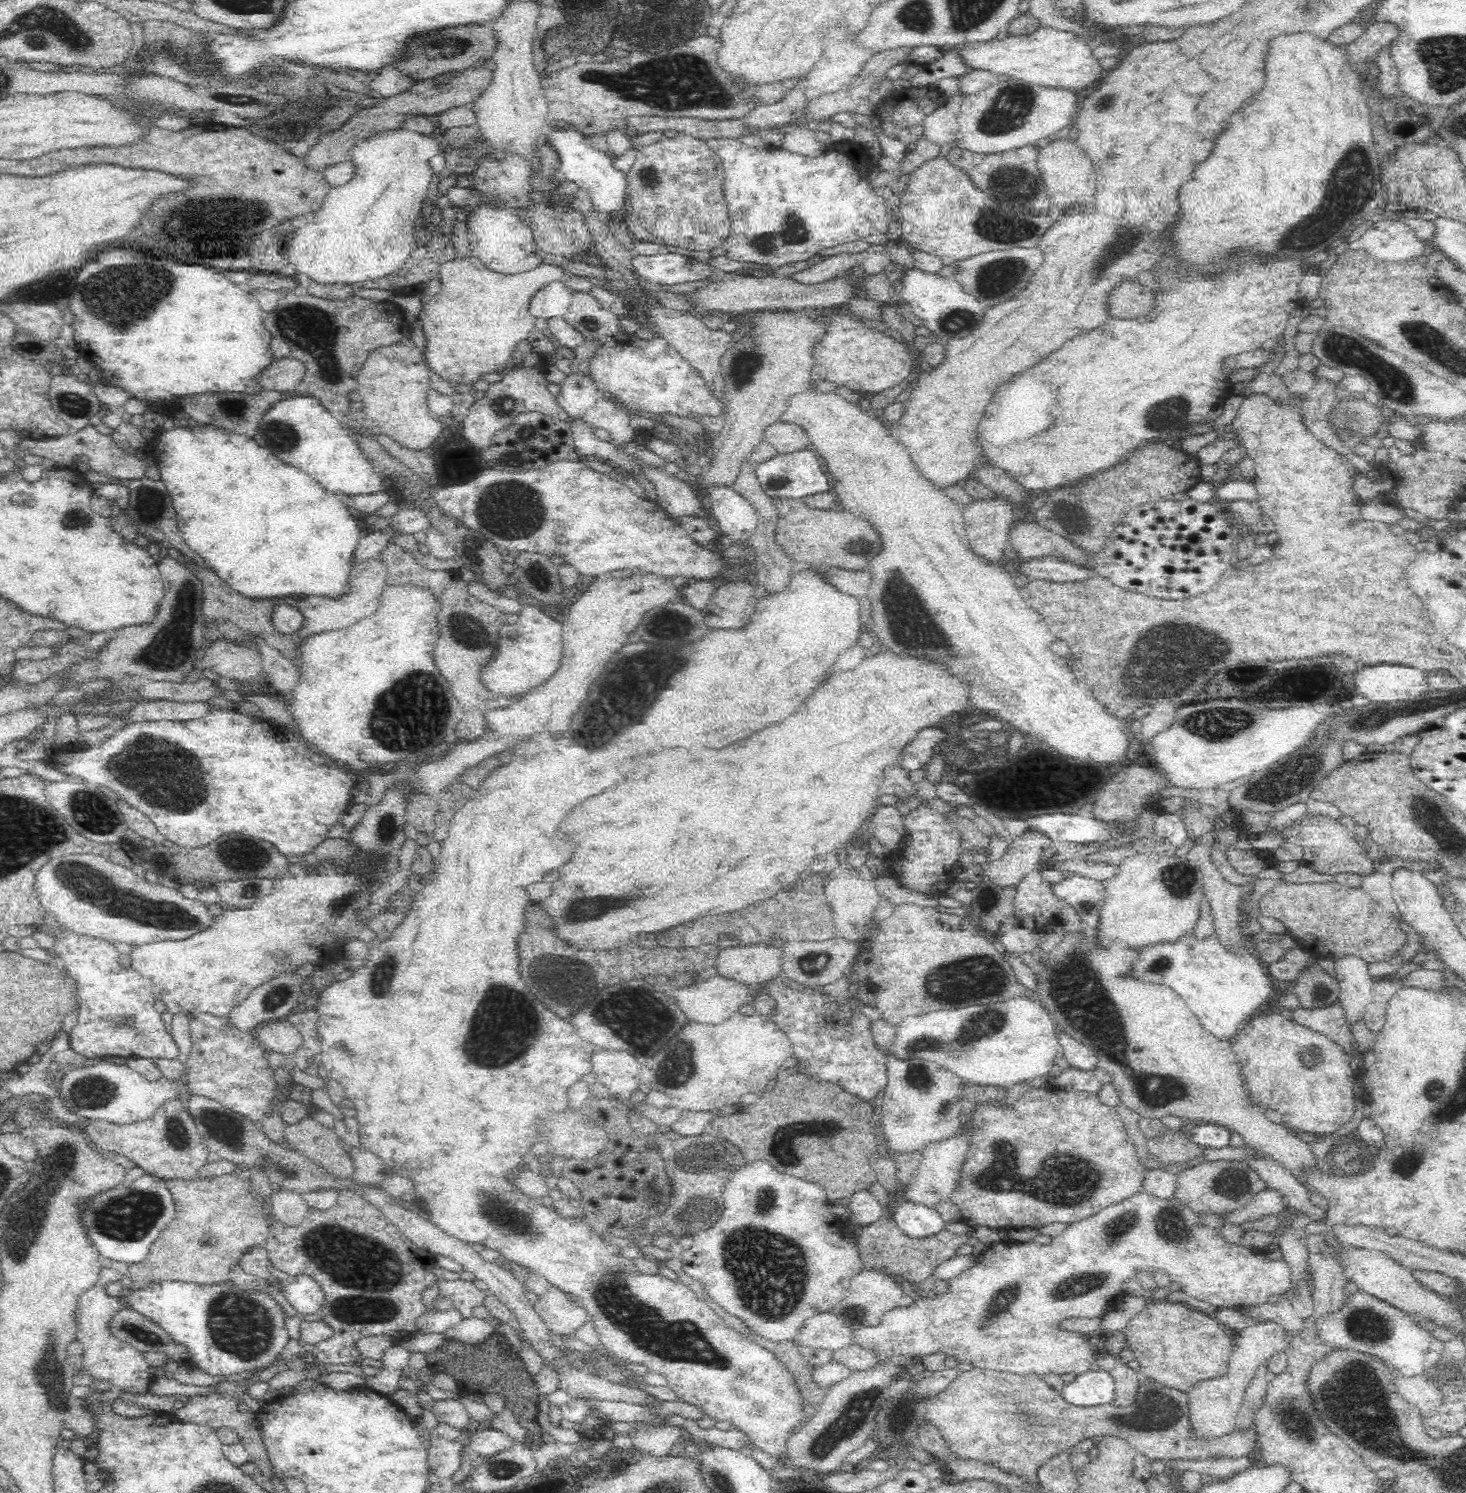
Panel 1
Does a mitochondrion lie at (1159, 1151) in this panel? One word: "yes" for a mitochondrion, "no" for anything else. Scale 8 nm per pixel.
no

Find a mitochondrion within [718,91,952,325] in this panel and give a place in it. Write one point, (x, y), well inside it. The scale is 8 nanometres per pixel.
(794, 231)

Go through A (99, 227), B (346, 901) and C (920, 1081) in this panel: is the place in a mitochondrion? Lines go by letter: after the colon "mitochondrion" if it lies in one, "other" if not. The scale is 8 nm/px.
A: other
B: mitochondrion
C: mitochondrion

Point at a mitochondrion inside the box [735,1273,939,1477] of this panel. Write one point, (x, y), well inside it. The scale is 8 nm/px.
(825, 1444)

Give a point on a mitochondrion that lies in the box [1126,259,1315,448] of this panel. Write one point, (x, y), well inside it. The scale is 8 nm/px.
(1162, 414)

